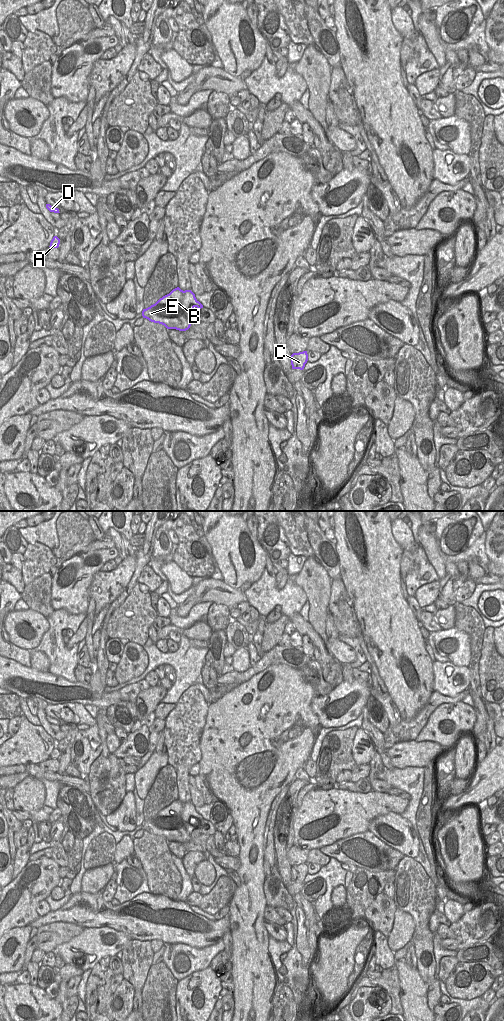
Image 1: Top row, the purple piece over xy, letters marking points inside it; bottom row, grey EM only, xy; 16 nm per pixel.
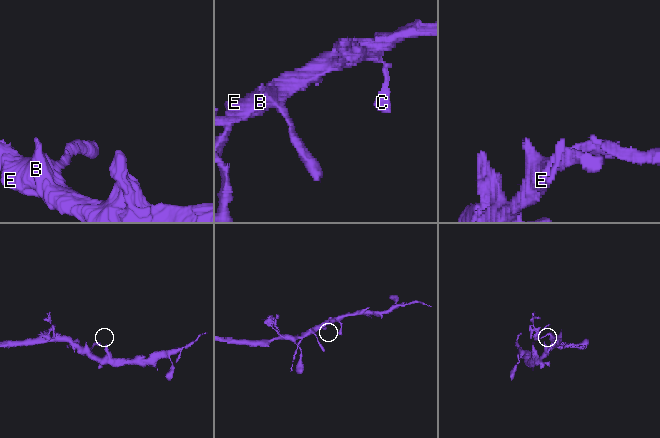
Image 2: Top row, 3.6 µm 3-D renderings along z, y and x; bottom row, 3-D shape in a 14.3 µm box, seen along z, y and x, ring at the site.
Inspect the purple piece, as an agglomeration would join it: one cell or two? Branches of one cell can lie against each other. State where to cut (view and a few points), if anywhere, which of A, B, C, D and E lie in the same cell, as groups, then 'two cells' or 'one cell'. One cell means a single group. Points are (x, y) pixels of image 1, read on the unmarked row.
cut none; groups A B C D E; one cell

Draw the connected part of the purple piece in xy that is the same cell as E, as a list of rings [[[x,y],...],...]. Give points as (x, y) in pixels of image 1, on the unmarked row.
[[[173,801],[169,806],[160,810],[155,816],[143,821],[143,830],[164,837],[167,841],[186,843],[191,833],[197,827],[194,820],[203,820],[191,802]]]

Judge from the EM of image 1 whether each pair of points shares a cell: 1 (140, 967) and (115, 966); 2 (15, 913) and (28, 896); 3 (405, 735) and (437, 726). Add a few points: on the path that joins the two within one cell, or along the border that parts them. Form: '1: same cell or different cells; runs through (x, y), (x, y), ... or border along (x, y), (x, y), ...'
1: different cells; border along (120, 960), (122, 973)
2: same cell; runs through (15, 909), (24, 900)
3: different cells; border along (433, 711), (426, 724), (414, 739)

